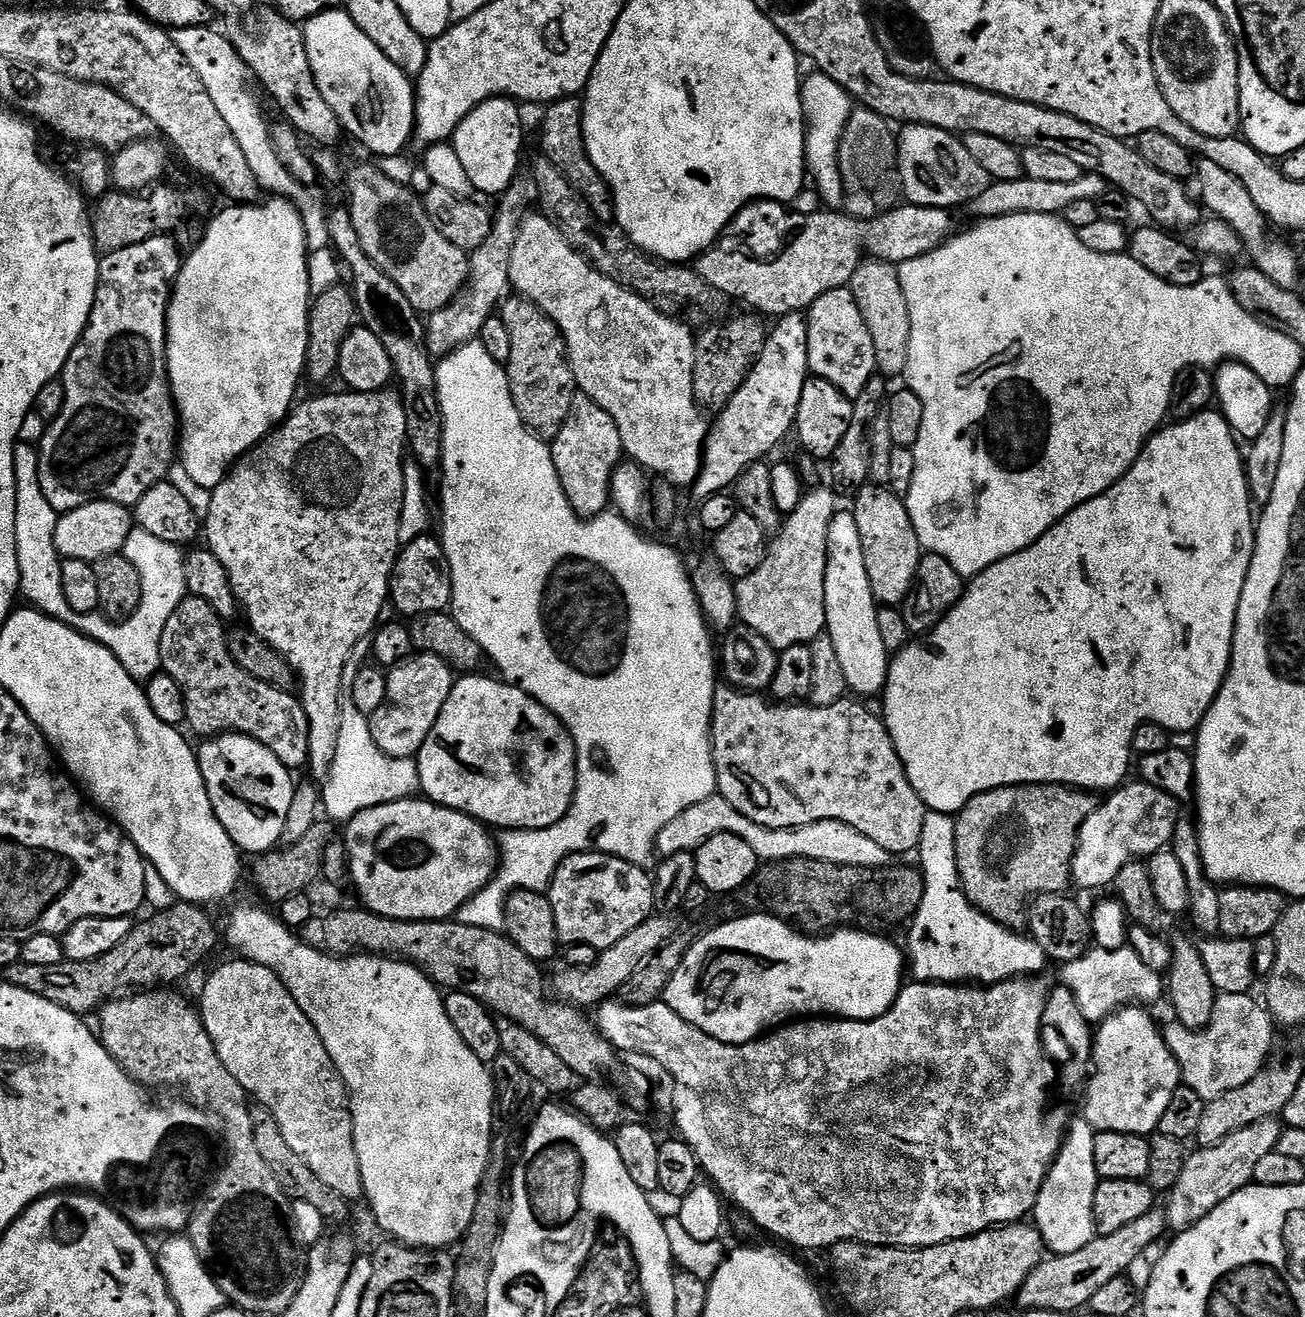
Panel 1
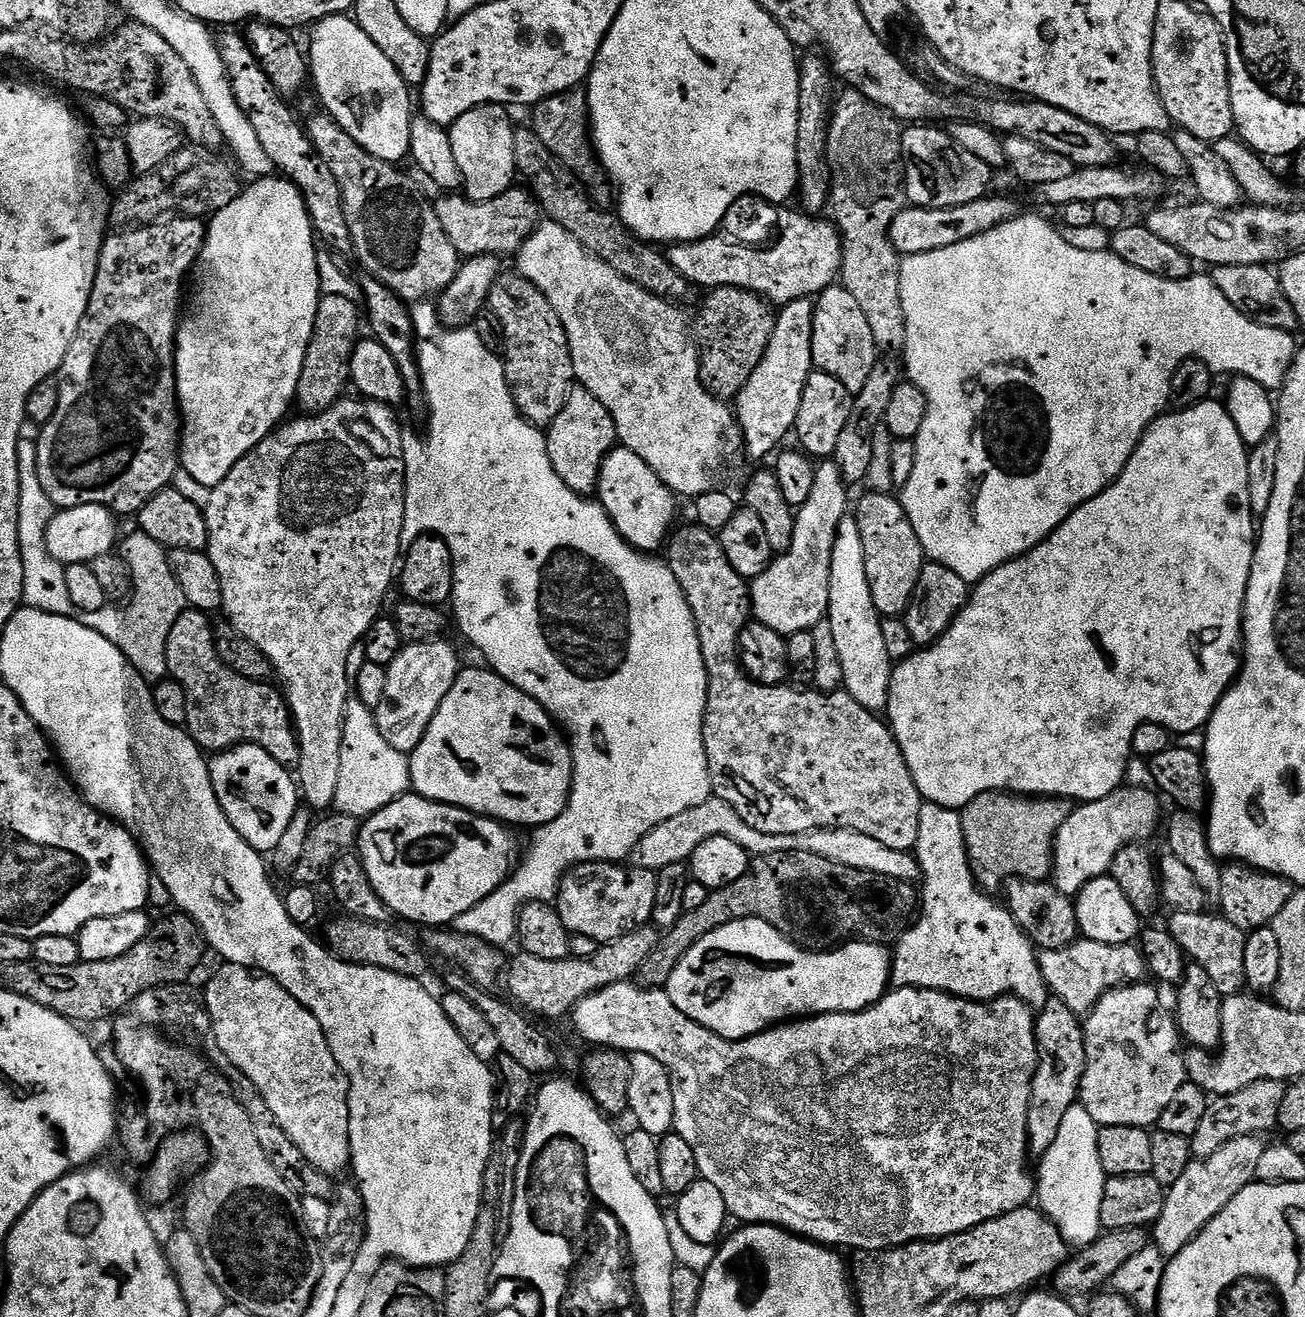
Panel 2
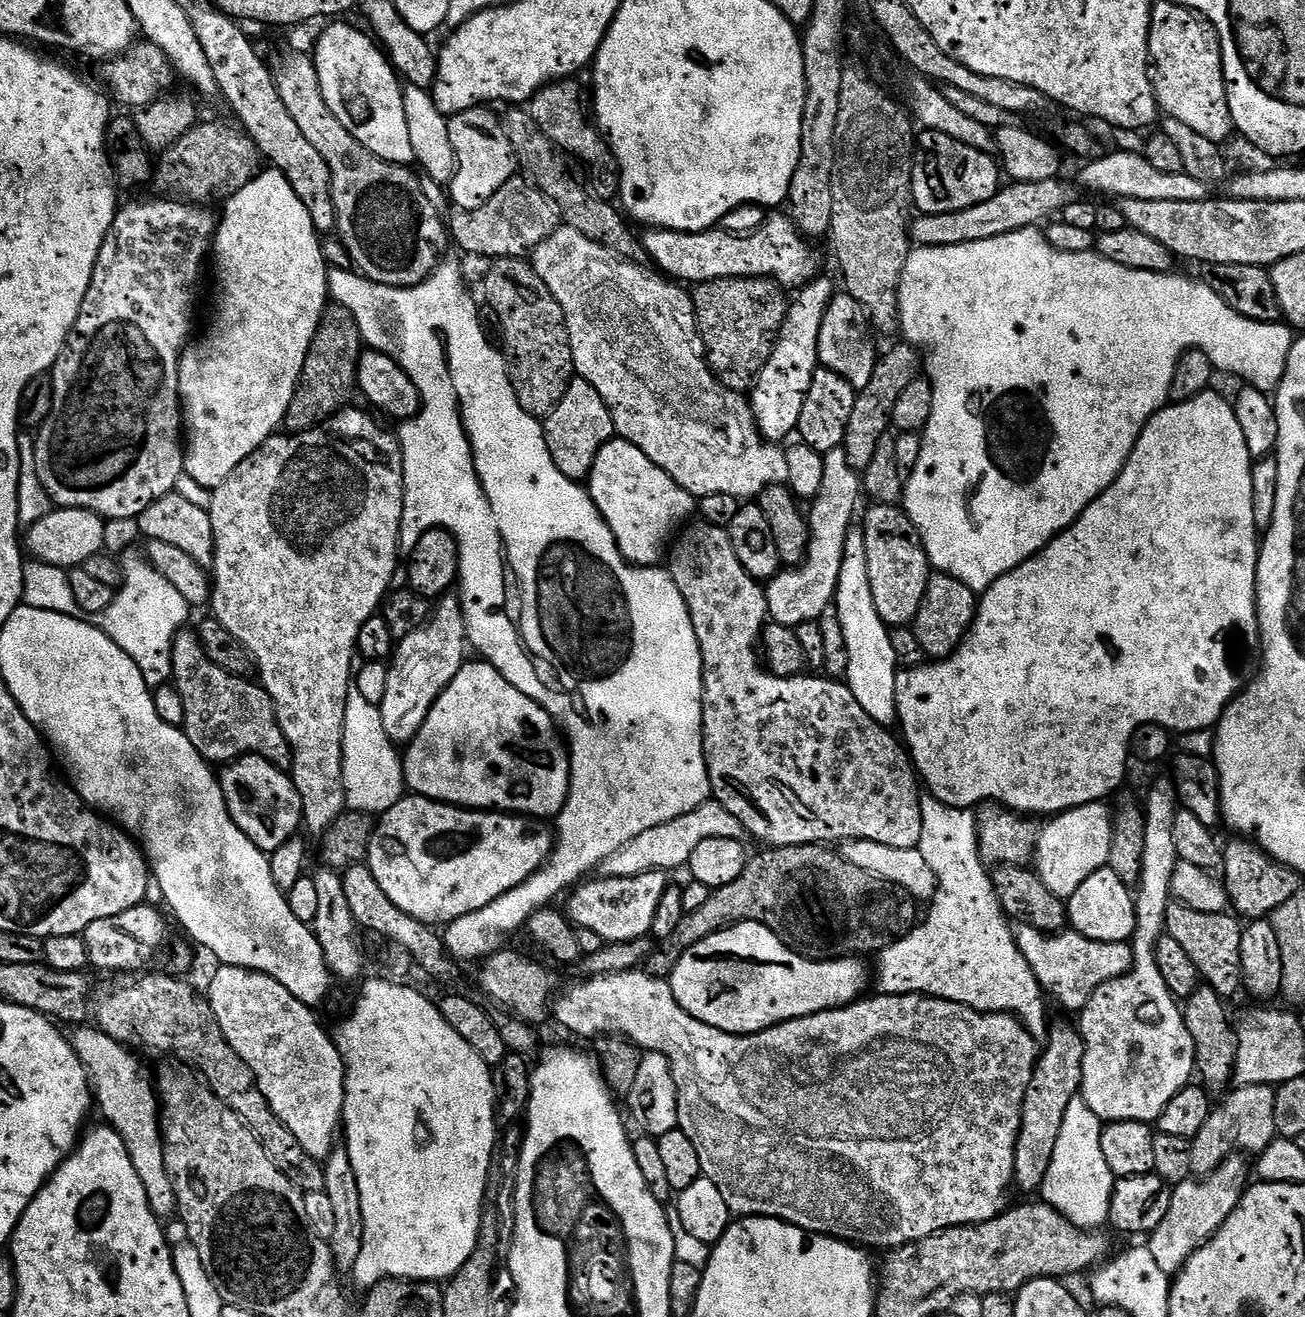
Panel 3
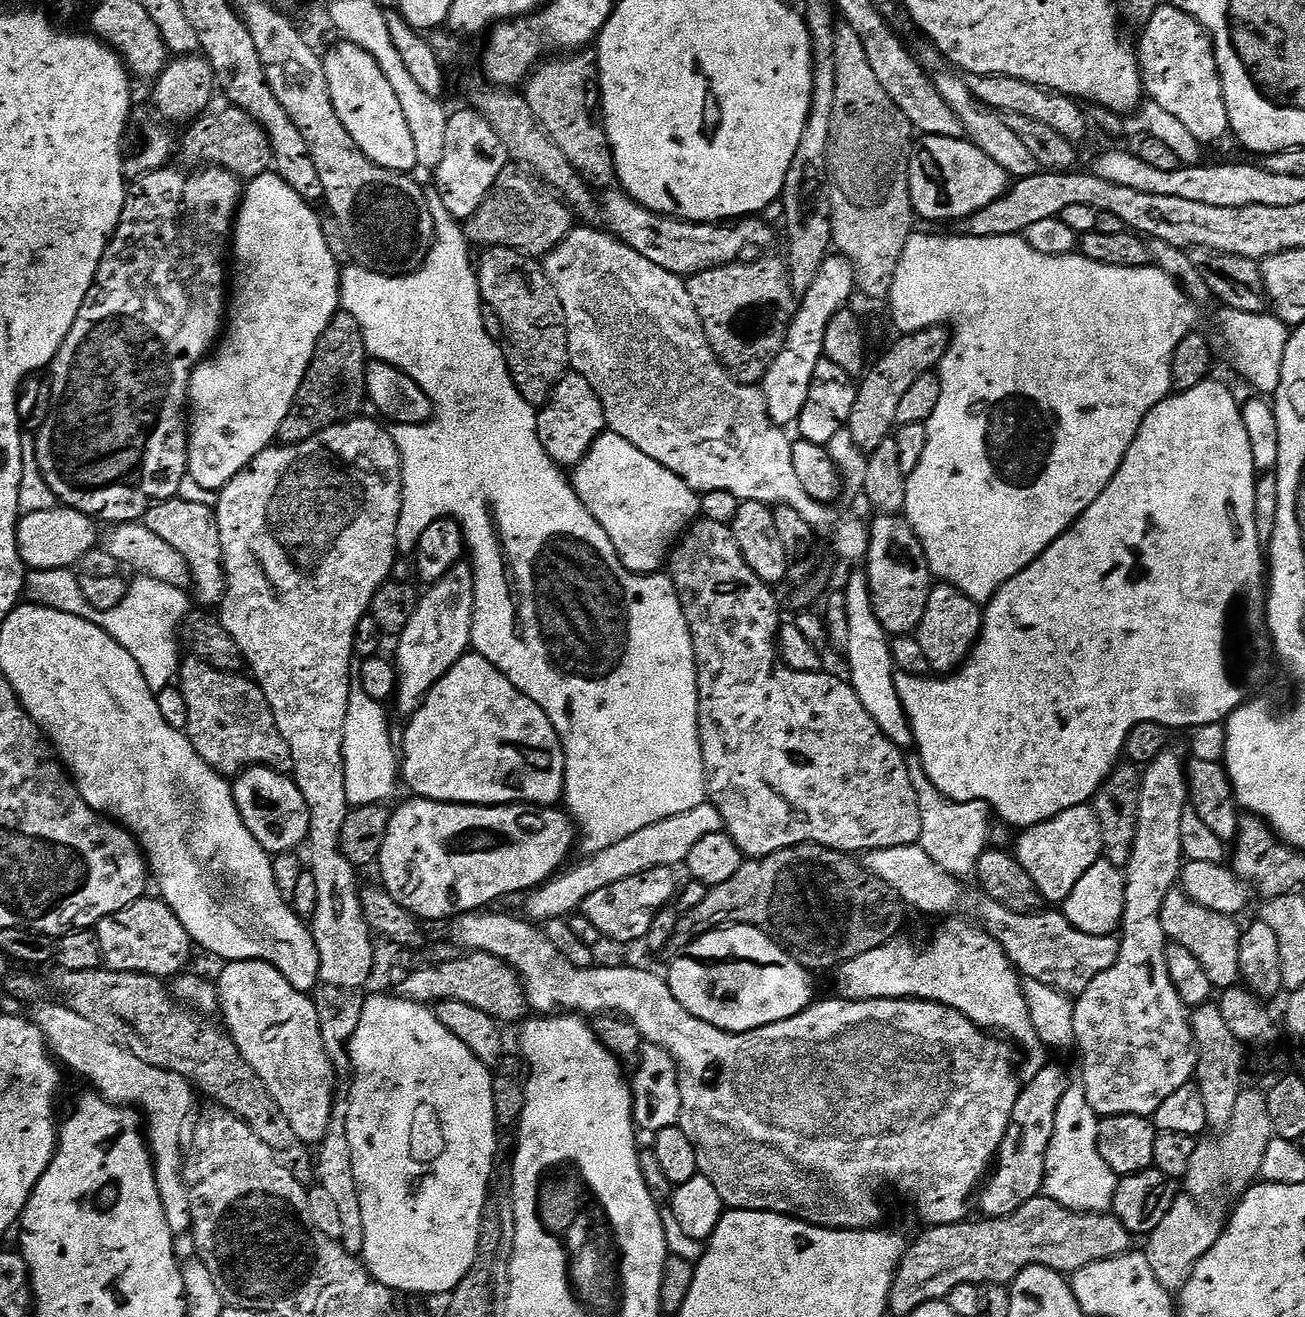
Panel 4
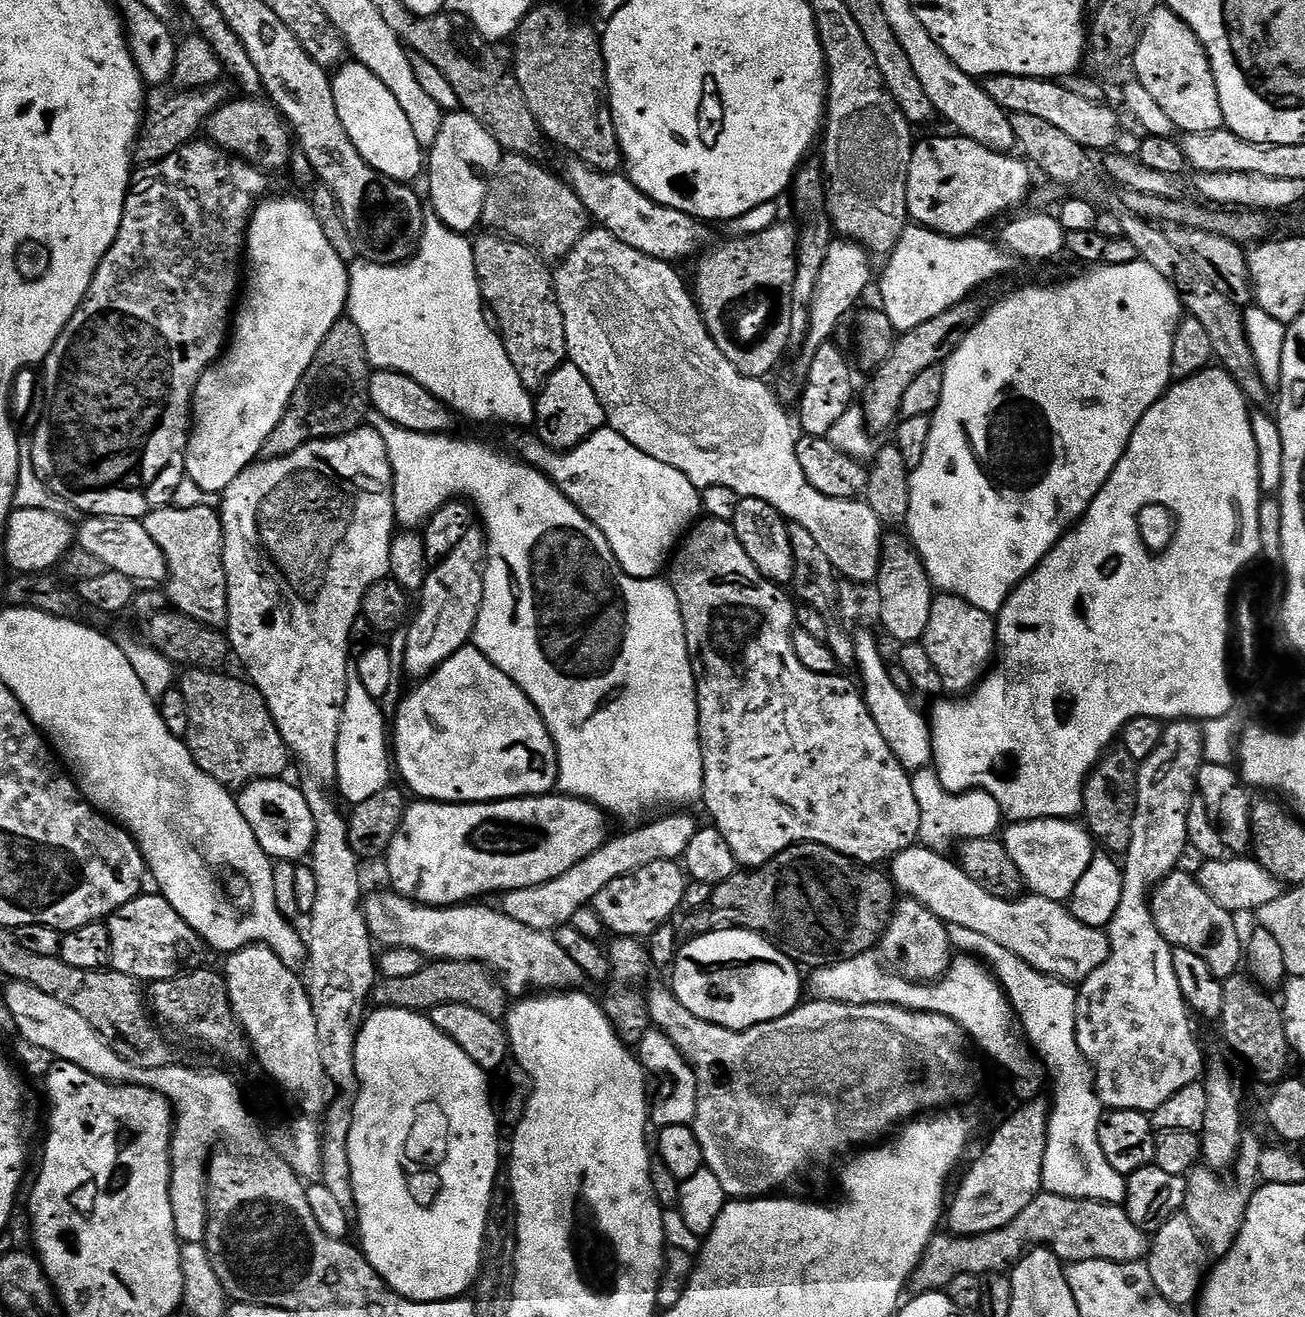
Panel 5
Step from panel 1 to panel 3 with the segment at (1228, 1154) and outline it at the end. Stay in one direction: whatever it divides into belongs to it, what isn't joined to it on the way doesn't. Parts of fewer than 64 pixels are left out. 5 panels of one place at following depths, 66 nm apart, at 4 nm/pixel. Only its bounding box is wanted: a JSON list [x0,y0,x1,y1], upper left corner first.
[1146,1155,1250,1278]

